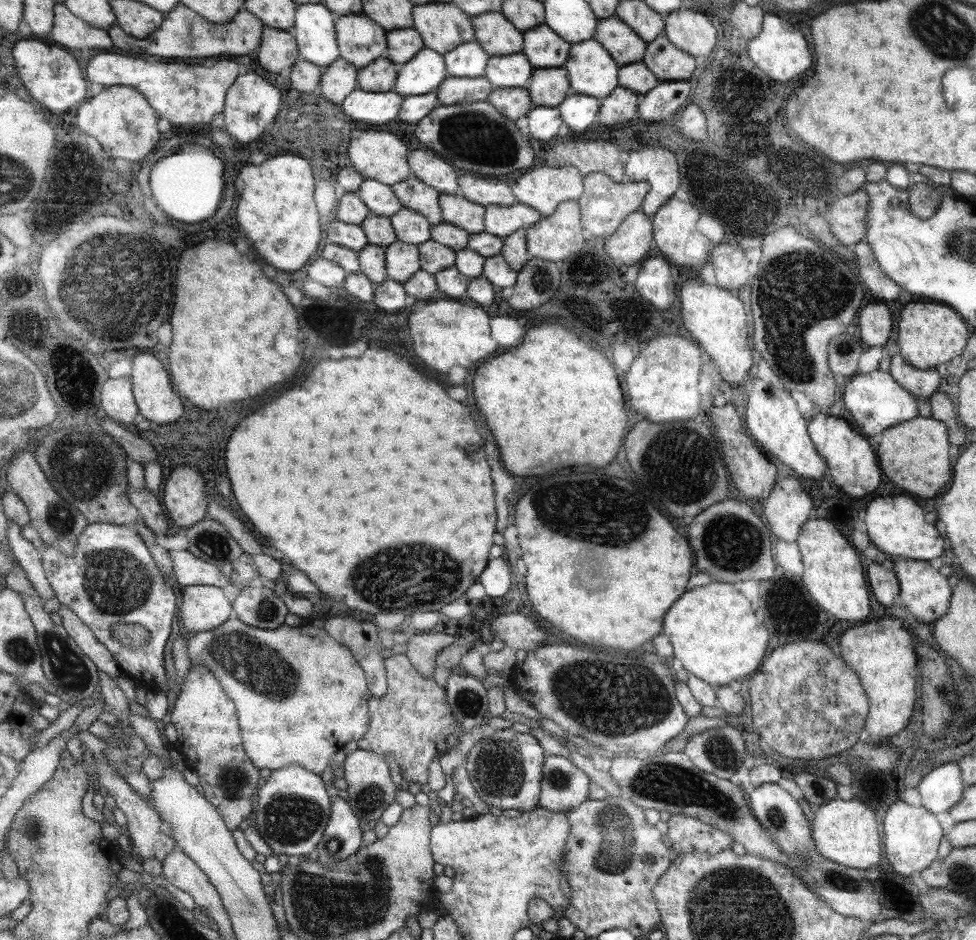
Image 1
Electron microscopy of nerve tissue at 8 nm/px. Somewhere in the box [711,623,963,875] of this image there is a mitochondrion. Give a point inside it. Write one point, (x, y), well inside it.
(776, 817)

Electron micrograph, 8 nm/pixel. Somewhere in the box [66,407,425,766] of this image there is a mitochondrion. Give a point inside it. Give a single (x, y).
(115, 584)

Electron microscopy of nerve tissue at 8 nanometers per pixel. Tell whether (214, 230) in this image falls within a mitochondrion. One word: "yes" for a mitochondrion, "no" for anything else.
no

